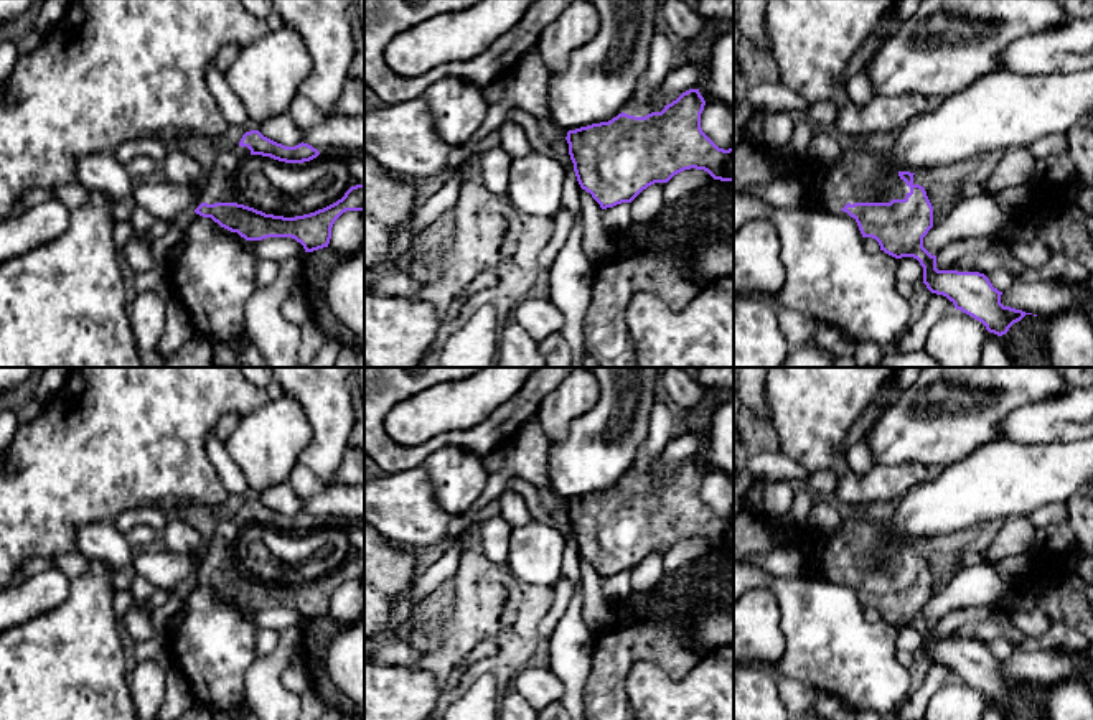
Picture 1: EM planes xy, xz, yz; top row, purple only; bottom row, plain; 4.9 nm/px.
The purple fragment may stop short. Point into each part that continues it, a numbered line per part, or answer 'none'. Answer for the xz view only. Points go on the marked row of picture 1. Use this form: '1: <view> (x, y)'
1: xz (632, 109)

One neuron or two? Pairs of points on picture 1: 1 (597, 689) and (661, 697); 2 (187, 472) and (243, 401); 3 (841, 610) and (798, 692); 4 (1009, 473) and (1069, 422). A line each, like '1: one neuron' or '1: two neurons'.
1: two neurons
2: one neuron
3: two neurons
4: two neurons

